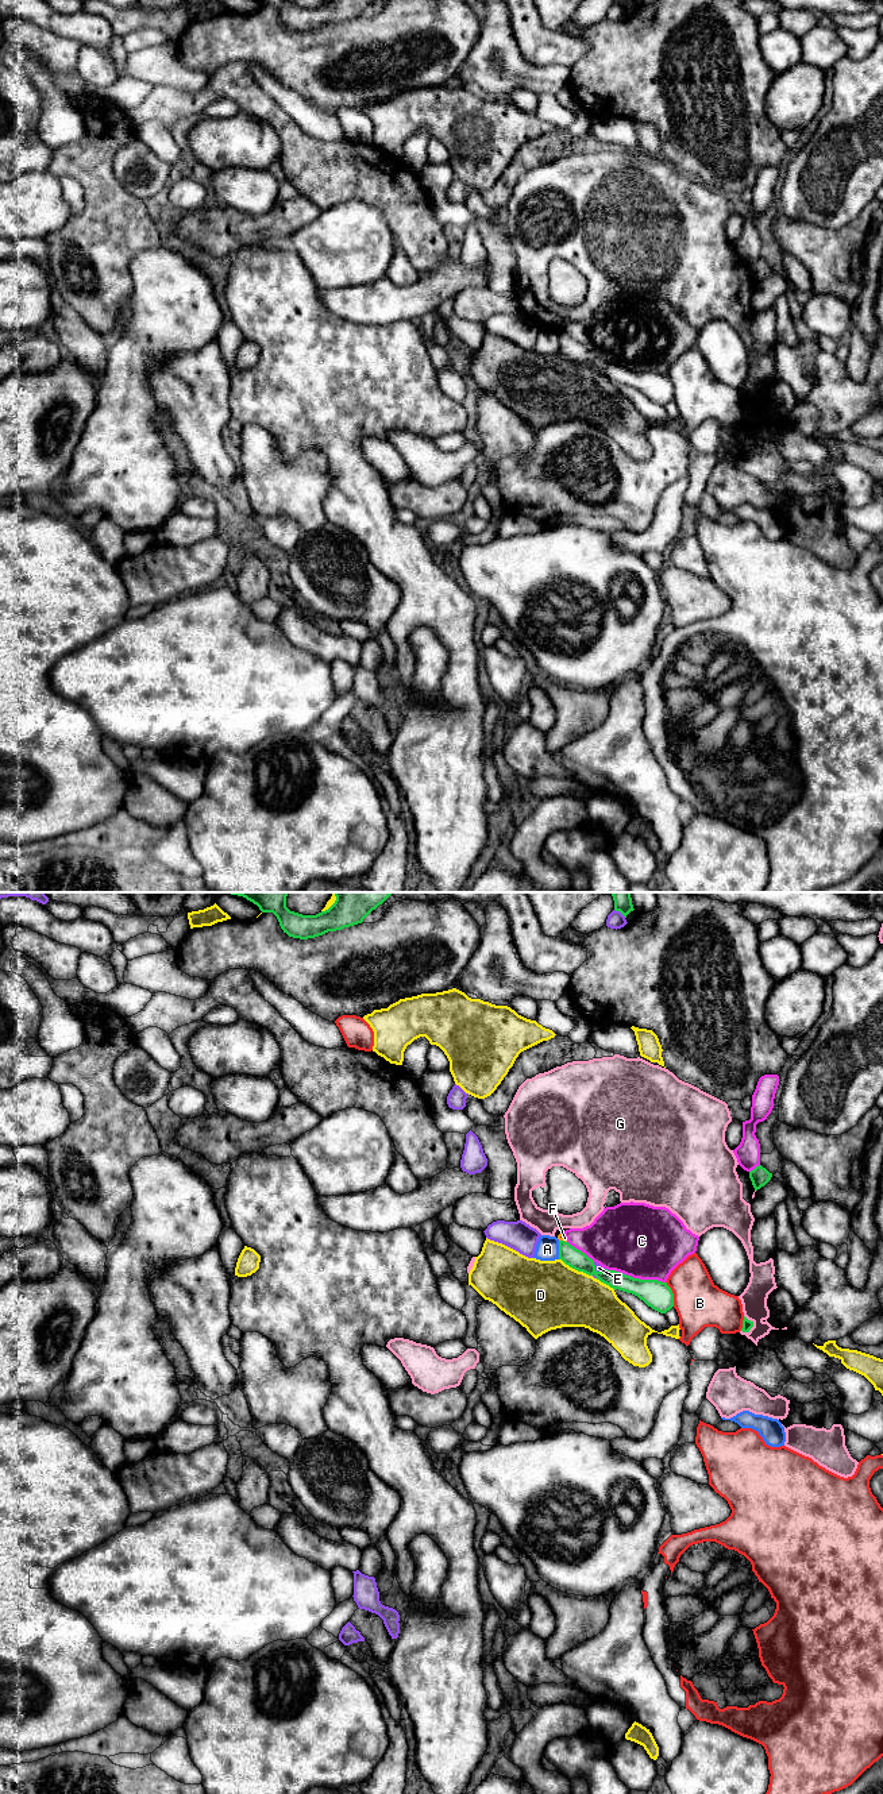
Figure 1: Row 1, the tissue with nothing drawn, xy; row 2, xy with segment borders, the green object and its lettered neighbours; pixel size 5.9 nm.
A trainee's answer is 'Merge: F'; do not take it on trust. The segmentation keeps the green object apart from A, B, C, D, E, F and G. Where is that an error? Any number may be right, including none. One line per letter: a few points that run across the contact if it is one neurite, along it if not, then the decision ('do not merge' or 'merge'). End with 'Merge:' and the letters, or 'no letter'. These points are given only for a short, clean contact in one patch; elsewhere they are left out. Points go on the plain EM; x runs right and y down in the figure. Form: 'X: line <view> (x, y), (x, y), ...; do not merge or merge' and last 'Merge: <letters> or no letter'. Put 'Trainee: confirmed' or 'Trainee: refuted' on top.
Trainee: refuted
A: do not merge
B: do not merge
C: do not merge
D: do not merge
E: do not merge
F: line xy (559, 332), (566, 335); do not merge
G: do not merge
Merge: no letter

